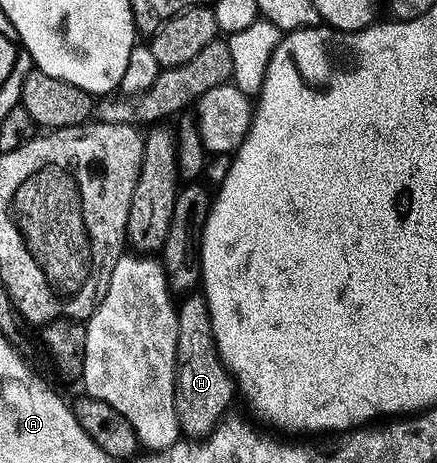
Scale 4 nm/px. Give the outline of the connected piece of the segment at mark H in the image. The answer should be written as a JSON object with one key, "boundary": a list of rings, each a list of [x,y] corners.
{"boundary":[[[190,293],[180,300],[177,307],[177,381],[175,383],[176,419],[178,430],[186,438],[205,438],[225,417],[232,397],[235,397],[233,376],[217,351],[211,313],[204,294]]]}

